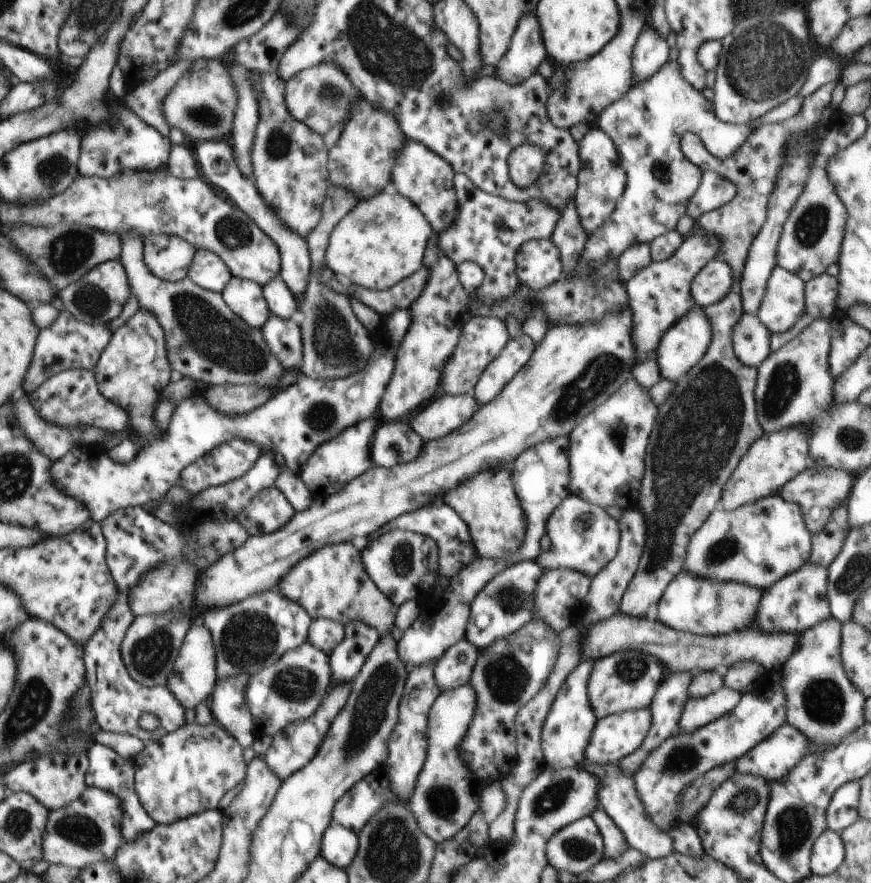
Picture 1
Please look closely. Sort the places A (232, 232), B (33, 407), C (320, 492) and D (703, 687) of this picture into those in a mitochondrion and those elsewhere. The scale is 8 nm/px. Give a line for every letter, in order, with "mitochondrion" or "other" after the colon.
A: mitochondrion
B: other
C: other
D: other

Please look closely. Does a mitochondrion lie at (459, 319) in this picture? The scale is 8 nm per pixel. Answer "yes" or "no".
no

